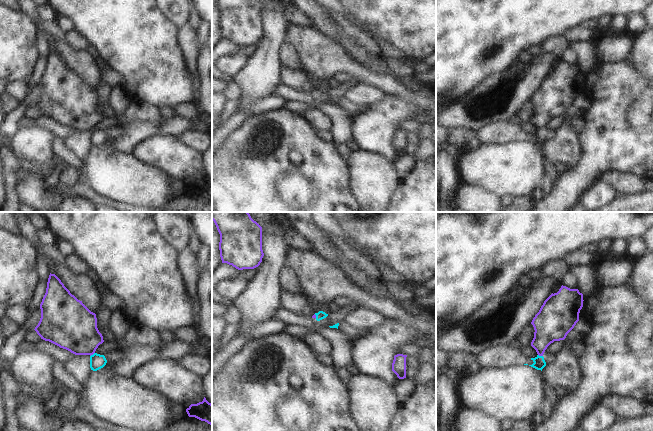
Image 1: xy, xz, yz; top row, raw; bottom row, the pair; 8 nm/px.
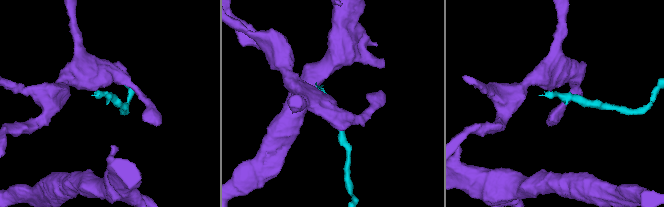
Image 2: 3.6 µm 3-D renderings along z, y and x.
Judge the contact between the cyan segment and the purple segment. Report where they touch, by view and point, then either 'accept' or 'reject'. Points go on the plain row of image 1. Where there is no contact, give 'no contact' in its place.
xy (93, 130) | reject

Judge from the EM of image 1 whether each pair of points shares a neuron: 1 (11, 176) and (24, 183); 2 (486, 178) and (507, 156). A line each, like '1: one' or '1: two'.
1: two
2: one

